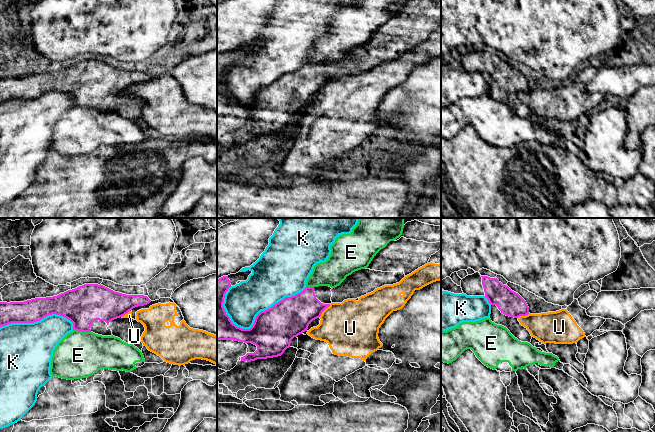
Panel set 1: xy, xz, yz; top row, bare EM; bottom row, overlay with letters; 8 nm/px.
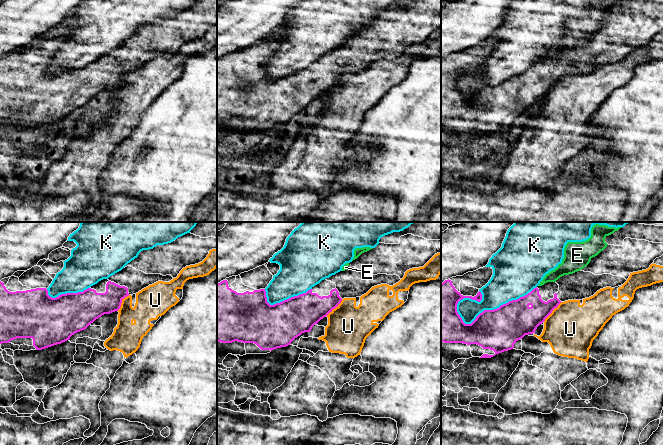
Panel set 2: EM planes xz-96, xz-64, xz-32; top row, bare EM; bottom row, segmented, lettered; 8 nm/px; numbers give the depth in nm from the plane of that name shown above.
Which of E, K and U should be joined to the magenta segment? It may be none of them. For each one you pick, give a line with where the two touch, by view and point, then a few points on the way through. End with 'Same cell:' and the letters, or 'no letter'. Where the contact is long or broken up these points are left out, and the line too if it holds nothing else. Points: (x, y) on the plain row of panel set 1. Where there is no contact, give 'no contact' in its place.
Same cell: no letter

